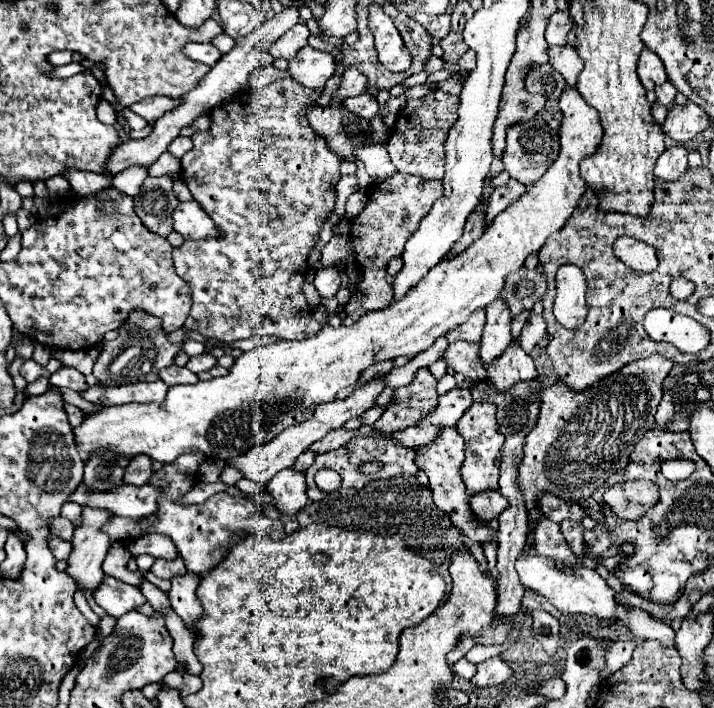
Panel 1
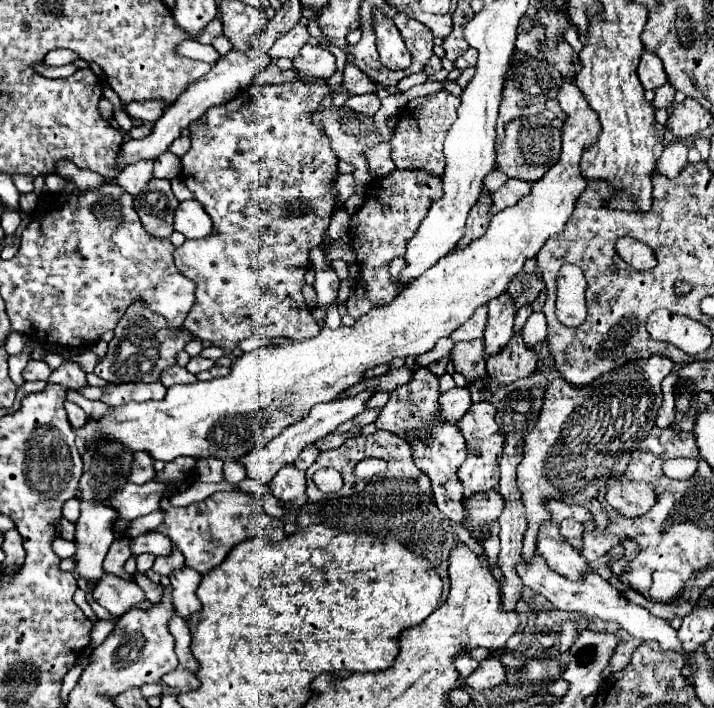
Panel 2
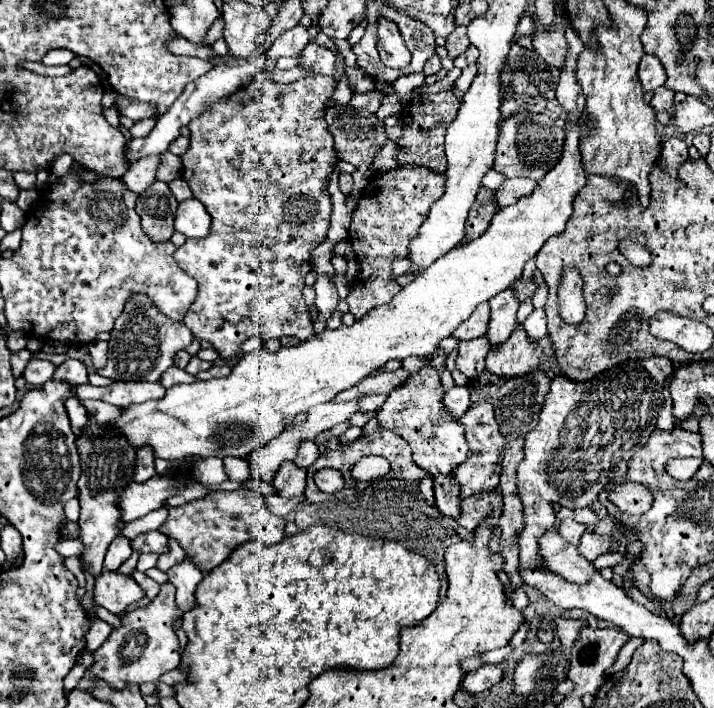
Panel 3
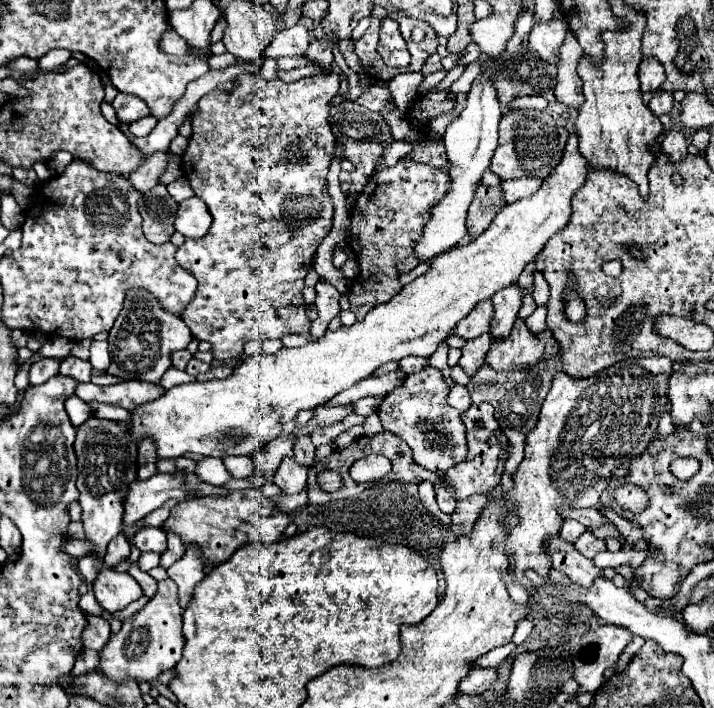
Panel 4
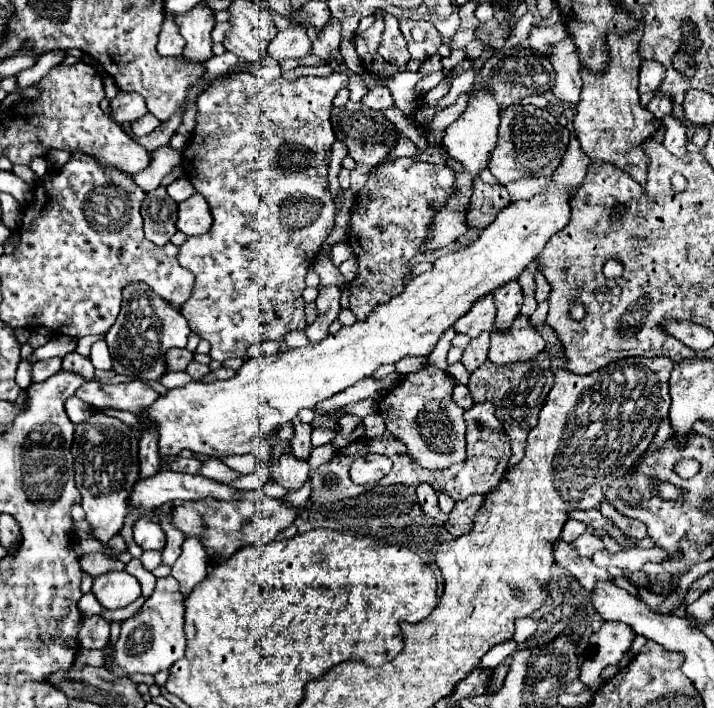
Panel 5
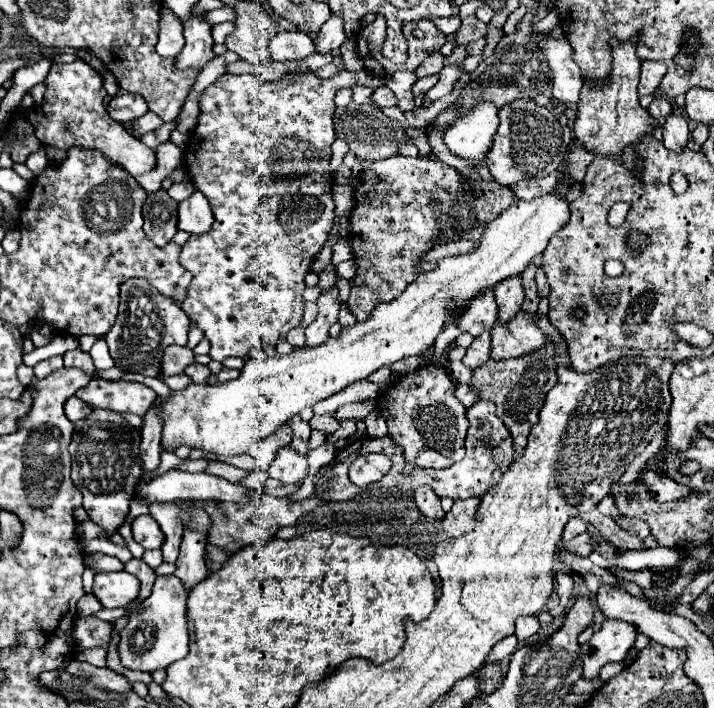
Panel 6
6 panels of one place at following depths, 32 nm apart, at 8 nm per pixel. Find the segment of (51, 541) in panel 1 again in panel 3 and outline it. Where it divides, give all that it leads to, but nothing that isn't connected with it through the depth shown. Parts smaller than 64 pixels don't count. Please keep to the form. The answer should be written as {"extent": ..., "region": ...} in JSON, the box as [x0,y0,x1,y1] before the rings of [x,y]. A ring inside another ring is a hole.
{"extent":[56,538,80,558],"region":[[[62,538],[62,540],[58,540],[56,542],[56,552],[60,554],[60,556],[64,556],[64,558],[68,558],[68,556],[78,556],[80,554],[80,542],[78,540],[66,540],[66,538]]]}

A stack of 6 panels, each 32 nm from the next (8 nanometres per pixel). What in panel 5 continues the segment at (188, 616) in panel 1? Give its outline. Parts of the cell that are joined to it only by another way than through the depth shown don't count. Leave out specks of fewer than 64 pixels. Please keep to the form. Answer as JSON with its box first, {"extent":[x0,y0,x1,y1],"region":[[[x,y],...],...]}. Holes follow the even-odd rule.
{"extent":[170,540,208,598],"region":[[[186,540],[182,544],[180,558],[172,564],[172,570],[170,570],[170,576],[178,580],[180,592],[184,598],[188,598],[192,588],[206,578],[206,566],[208,562],[204,560],[204,548],[200,548],[200,542]]]}

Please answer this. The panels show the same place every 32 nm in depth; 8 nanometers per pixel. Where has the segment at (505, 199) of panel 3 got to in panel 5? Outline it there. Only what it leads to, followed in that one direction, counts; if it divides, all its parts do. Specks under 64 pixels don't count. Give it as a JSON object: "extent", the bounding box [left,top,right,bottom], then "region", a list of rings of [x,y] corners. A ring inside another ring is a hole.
{"extent":[504,178,550,202],"region":[[[520,178],[514,182],[508,182],[504,188],[510,194],[510,202],[522,200],[522,198],[532,198],[536,192],[540,192],[540,188],[548,186],[550,178]]]}

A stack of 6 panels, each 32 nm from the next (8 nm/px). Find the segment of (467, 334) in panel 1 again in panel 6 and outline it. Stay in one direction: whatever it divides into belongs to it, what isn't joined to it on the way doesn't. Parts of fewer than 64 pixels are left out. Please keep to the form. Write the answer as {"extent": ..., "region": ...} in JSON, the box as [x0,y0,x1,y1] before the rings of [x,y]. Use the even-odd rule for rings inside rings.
{"extent":[456,292,496,338],"region":[[[484,292],[484,296],[478,296],[478,300],[472,300],[472,308],[464,312],[464,316],[458,318],[456,326],[462,332],[472,334],[474,338],[480,336],[484,330],[492,330],[496,324],[496,302],[494,292]]]}

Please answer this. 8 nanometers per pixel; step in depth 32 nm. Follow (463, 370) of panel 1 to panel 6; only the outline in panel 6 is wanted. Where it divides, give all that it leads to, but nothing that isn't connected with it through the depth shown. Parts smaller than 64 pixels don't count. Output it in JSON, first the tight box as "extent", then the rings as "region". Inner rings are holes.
{"extent":[462,332,490,368],"region":[[[482,332],[478,338],[474,338],[474,342],[466,348],[466,354],[462,358],[462,362],[468,368],[478,368],[480,364],[484,364],[486,360],[490,360],[488,352],[490,352],[490,332]]]}

